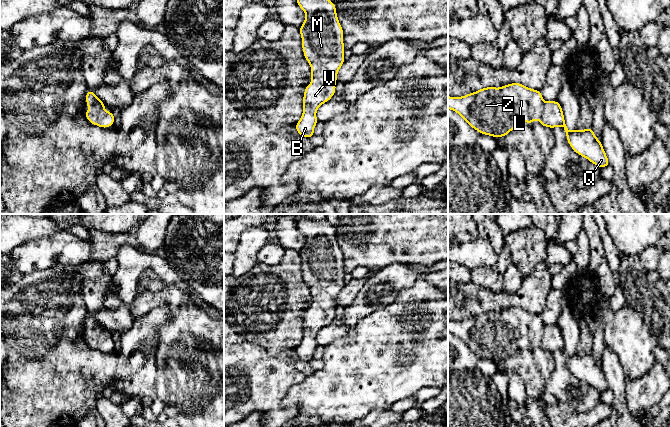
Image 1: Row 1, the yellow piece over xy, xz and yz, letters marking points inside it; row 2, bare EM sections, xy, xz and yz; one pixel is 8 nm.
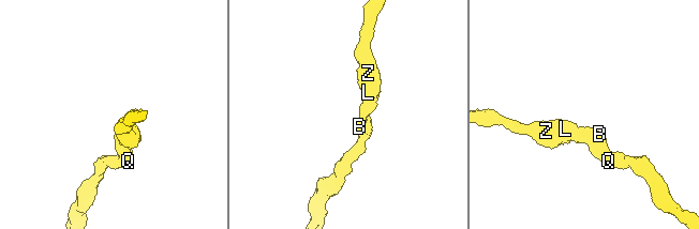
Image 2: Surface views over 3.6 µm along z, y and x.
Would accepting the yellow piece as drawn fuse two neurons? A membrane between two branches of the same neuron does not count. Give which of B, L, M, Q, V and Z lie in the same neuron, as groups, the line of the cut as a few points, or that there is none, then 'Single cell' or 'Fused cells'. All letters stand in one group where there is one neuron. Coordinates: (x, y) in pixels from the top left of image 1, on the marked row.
Groups: B L M Q V Z. No split. Single cell

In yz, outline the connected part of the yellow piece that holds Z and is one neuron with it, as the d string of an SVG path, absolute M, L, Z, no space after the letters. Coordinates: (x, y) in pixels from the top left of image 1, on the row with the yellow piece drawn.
M520 83L500 88L487 87L462 97L448 96L448 109L460 114L478 132L496 139L509 134L522 120L531 124L539 120L549 128L562 126L571 148L599 168L610 165L601 141L592 127L569 131L559 102L545 102L540 90L530 89Z

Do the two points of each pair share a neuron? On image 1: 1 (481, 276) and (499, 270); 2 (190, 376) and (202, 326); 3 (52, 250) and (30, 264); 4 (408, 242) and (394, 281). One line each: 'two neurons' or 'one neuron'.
1: one neuron
2: one neuron
3: one neuron
4: two neurons

